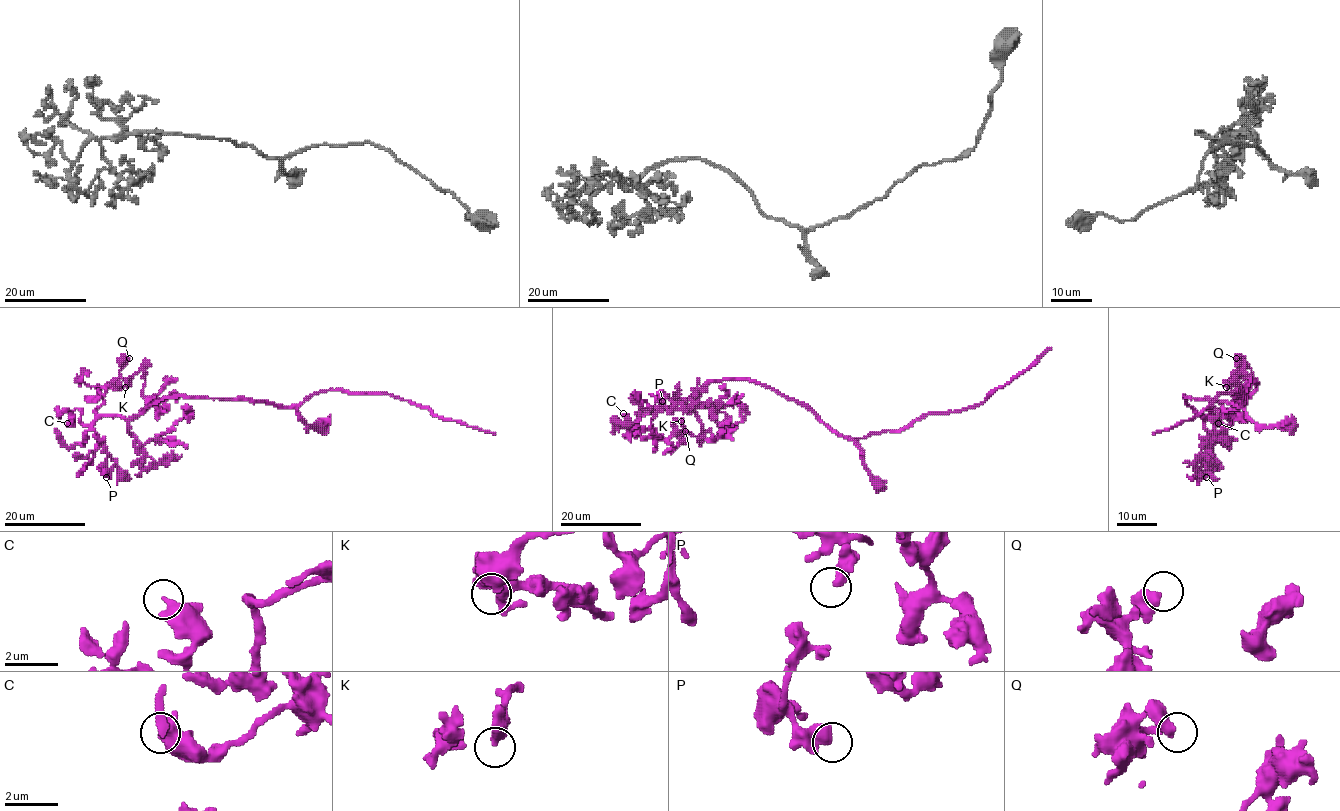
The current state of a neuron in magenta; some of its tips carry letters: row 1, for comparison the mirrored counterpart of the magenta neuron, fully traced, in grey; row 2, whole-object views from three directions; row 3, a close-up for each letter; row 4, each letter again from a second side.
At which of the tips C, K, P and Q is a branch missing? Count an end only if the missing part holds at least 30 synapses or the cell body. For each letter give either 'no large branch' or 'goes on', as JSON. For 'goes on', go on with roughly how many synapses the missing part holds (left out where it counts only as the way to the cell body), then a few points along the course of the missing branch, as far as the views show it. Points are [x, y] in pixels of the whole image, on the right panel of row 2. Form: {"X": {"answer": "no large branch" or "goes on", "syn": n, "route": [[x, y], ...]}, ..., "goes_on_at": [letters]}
{"C": {"answer": "no large branch"}, "K": {"answer": "no large branch"}, "P": {"answer": "no large branch"}, "Q": {"answer": "no large branch"}, "goes_on_at": []}

